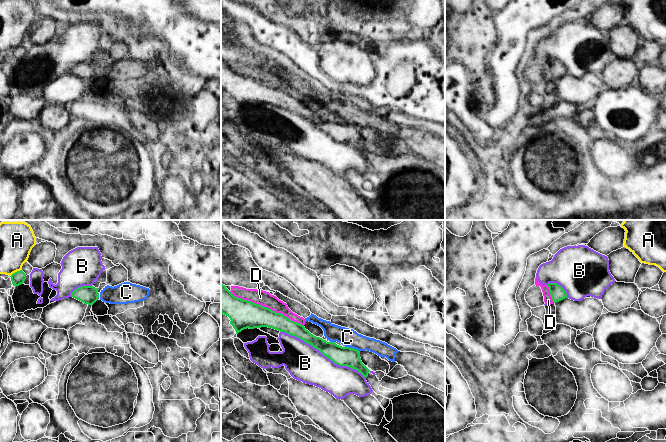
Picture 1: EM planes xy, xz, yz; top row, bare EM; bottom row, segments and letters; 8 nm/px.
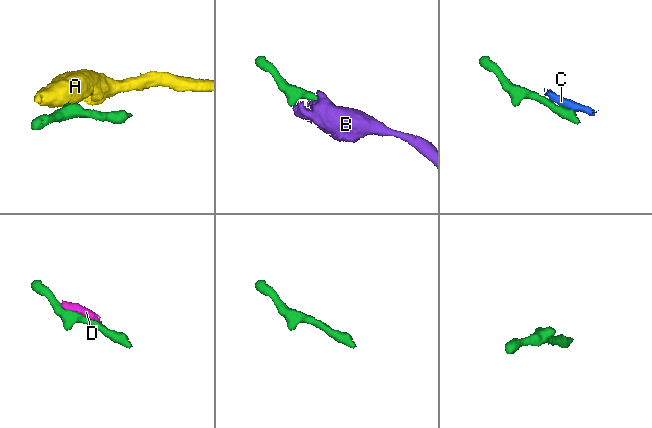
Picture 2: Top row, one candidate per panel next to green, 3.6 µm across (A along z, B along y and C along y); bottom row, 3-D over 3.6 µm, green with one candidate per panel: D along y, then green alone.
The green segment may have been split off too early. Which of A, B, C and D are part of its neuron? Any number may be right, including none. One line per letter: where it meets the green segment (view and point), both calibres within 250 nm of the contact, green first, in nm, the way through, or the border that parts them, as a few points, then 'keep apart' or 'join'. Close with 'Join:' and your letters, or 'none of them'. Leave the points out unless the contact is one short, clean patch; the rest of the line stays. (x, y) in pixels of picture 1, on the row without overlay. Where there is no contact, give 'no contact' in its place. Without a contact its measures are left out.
A: xy (15, 48) | 110/280 nm | along xy (20, 45), (10, 52) | keep apart
B: xz (323, 130) | 160/300 nm | keep apart
C: xz (352, 124) | 160/150 nm | along xz (345, 122), (356, 124), (359, 127) | keep apart
D: xz (266, 83) | 220/120 nm | keep apart
Join: none of them

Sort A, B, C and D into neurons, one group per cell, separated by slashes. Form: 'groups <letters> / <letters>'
groups A / B D / C

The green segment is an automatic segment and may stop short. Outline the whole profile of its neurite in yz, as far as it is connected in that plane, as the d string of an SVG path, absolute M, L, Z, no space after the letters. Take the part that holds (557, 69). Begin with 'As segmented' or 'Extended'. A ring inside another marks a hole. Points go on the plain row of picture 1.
As segmented. M549 59L548 63L549 63L551 74L554 79L559 78L559 77L567 74L567 69L557 59Z

